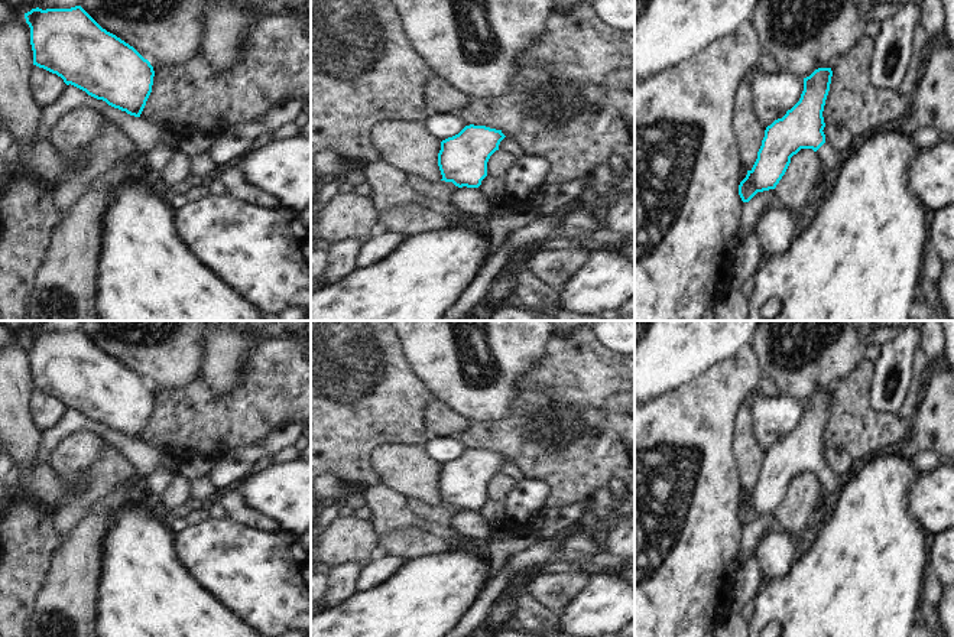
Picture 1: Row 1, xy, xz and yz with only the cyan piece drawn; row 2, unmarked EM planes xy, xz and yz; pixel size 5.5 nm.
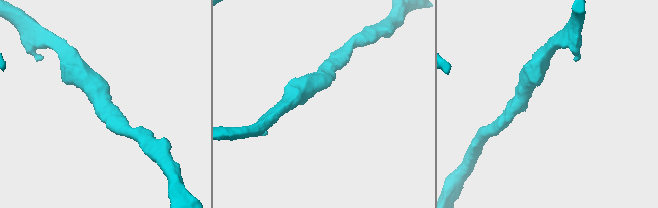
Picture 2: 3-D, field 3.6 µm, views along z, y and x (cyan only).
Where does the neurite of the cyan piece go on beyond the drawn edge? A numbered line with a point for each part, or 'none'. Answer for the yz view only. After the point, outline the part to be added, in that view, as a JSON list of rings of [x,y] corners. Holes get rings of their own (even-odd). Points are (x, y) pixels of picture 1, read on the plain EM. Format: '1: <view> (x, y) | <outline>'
1: yz (828, 480) | [[[827,465],[817,474],[817,478],[821,487],[830,493],[841,493],[848,481],[843,481],[843,477],[837,475]]]

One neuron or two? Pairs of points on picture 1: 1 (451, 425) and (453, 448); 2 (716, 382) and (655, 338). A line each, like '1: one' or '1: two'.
1: two
2: two

